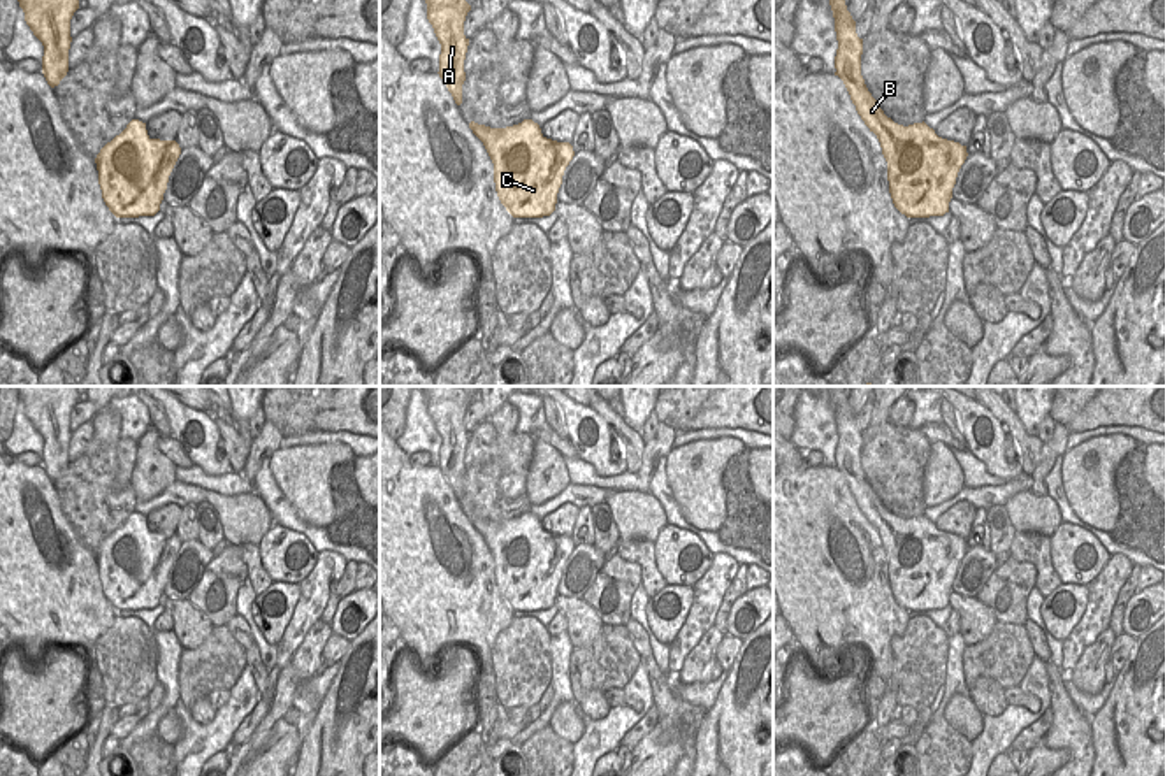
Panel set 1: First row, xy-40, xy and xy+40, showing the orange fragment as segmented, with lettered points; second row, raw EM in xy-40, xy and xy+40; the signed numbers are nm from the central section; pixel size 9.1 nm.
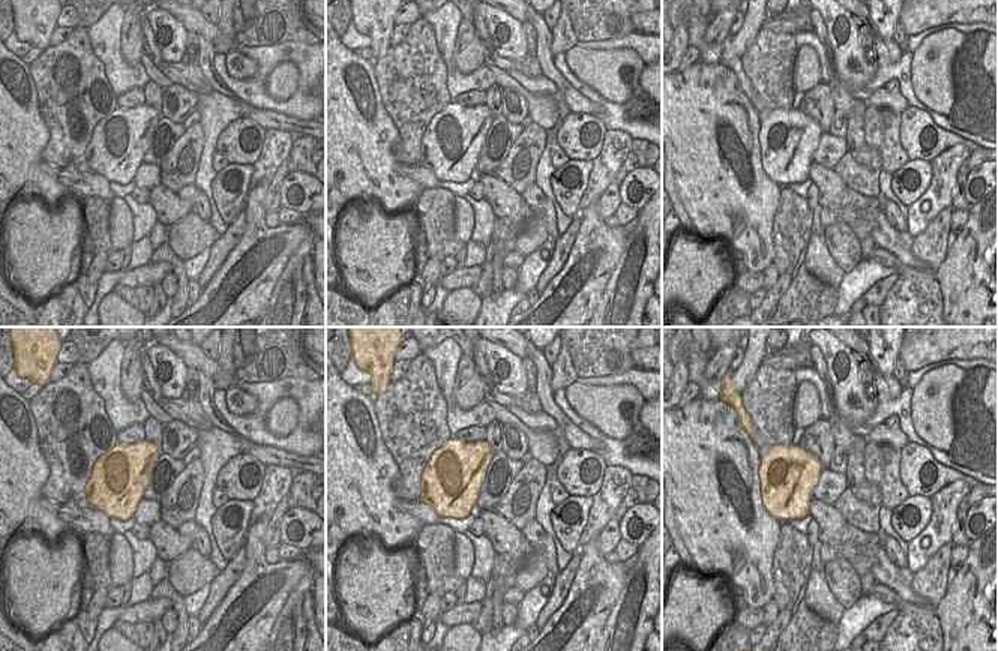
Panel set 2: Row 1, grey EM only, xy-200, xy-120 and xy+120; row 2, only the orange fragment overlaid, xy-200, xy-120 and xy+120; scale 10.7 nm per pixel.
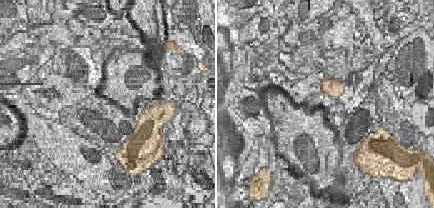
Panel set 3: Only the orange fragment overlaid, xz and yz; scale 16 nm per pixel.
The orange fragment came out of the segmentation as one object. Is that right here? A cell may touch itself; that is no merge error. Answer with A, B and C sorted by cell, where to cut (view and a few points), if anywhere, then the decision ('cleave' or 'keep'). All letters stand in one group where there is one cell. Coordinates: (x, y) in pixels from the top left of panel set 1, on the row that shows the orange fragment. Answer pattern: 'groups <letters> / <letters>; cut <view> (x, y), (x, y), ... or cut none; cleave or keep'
groups A B C; cut none; keep

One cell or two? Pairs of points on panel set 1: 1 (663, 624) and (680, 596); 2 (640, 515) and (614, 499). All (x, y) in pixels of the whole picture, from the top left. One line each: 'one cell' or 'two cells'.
1: one cell
2: one cell

